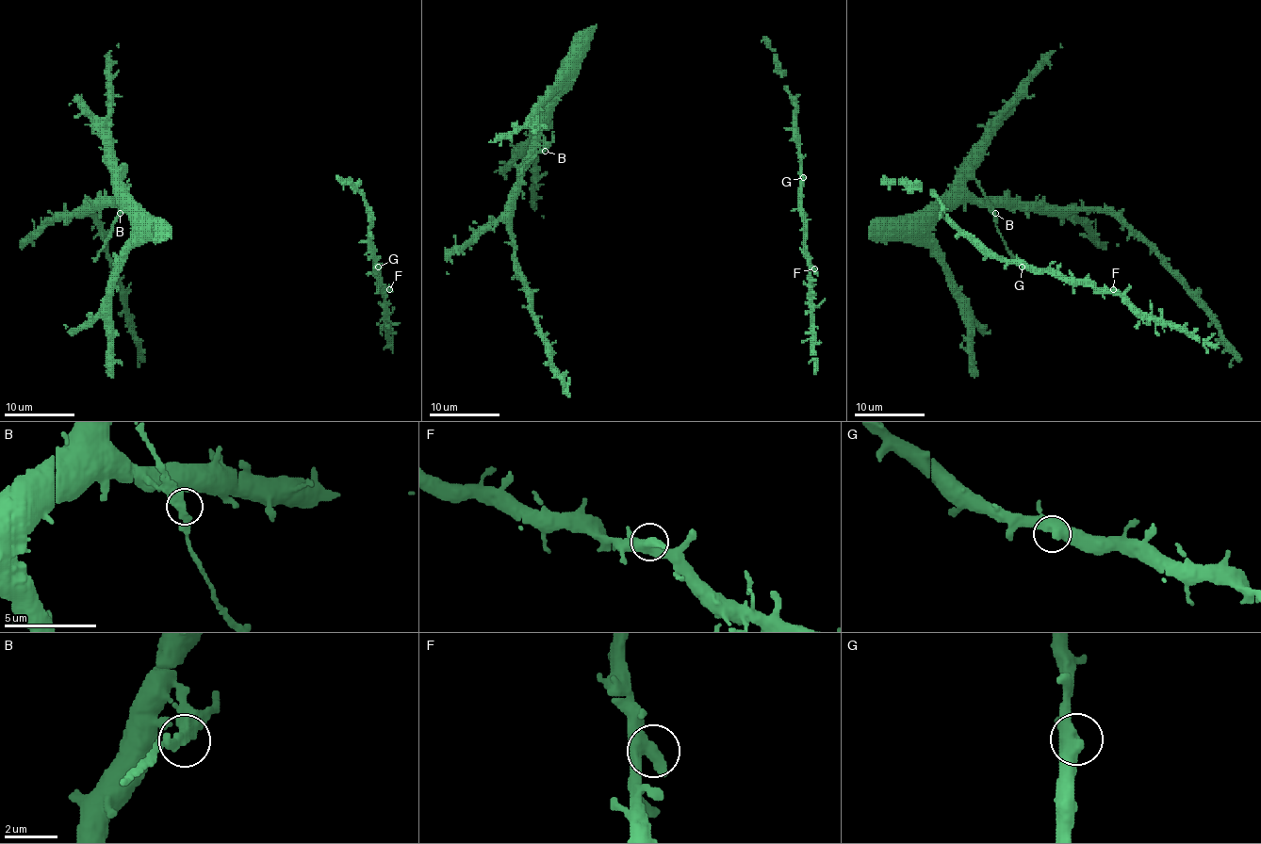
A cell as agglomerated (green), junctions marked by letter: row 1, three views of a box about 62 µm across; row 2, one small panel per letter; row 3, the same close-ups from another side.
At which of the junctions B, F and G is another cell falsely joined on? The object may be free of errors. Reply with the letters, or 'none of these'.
B

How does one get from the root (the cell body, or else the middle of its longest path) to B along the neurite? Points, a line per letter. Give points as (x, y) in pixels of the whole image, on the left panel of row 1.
B: (171, 226), (154, 226), (125, 202), (117, 202), (120, 212)

